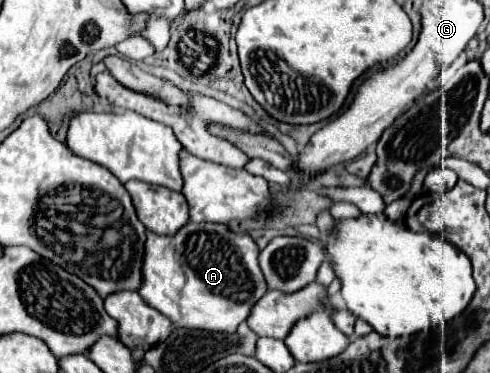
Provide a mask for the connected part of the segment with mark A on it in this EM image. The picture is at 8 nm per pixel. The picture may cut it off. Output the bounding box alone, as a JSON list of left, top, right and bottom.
[139,223,269,333]

